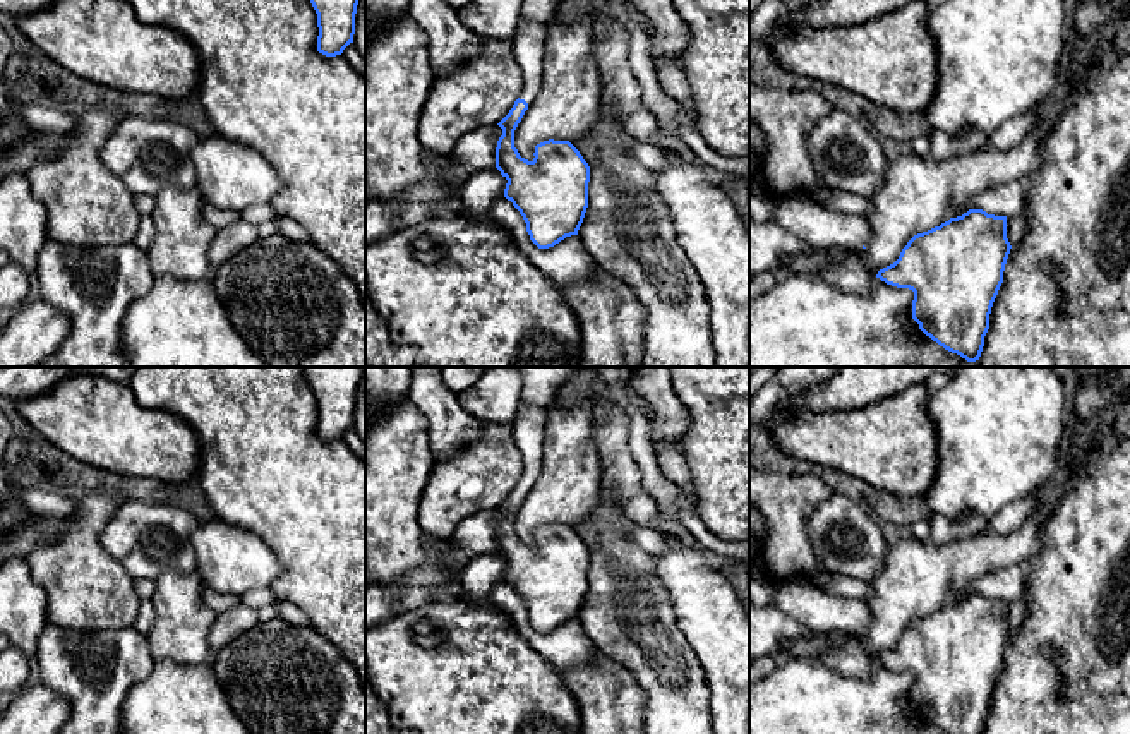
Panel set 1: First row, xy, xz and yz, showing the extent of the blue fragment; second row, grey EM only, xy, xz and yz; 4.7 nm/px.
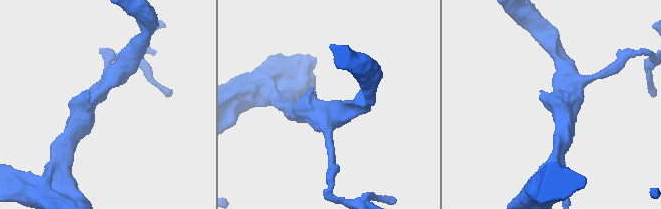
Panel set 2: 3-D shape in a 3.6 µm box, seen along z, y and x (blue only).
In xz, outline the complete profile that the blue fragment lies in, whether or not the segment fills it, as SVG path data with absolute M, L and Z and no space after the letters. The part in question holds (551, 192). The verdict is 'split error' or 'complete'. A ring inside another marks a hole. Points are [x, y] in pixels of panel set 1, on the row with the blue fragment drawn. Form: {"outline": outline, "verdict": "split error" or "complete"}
{"outline": "M521 21L513 36L523 89L497 123L502 135L496 147L496 168L508 180L504 197L523 216L530 240L538 249L578 235L588 208L590 182L590 166L569 141L537 144L532 161L514 147L514 130L542 87L545 38L547 24L535 21Z", "verdict": "split error"}

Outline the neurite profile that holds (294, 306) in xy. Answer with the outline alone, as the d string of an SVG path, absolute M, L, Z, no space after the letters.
M274 233L213 273L233 328L269 367L365 367L365 304L338 262L310 244Z

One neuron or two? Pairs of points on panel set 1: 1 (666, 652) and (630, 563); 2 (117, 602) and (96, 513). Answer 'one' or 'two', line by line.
1: one
2: one

